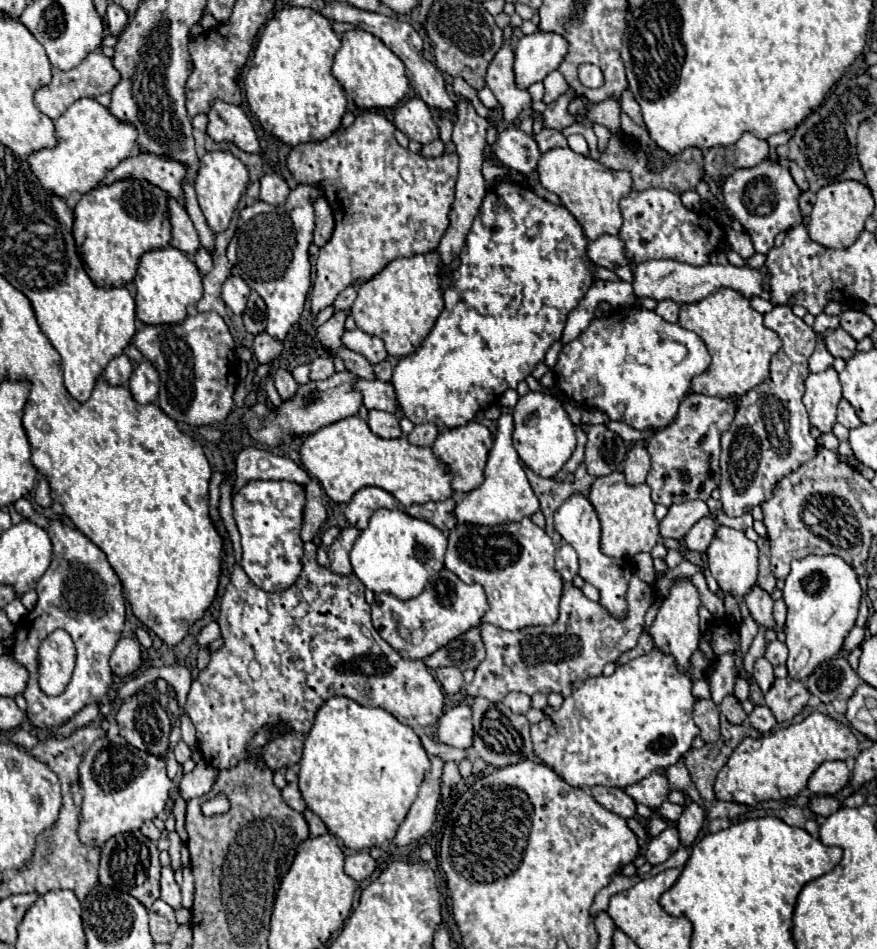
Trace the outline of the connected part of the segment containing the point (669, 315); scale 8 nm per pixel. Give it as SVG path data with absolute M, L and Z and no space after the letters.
M662 300L656 306L656 314L662 316L666 322L672 322L672 324L678 322L678 310L680 310L680 306L672 300Z

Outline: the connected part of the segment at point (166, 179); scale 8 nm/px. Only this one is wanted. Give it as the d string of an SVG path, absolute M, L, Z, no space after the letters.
M136 154L122 160L116 168L112 168L100 182L100 186L126 178L148 180L150 184L162 188L172 198L180 200L180 204L184 204L184 194L180 192L180 180L184 178L184 168L180 168L180 164L172 164L170 160L160 160L158 156Z

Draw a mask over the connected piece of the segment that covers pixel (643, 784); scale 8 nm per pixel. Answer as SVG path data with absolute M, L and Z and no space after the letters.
M652 772L644 780L640 780L640 784L632 784L624 792L634 802L656 810L668 798L670 788L668 788L668 778L662 772Z

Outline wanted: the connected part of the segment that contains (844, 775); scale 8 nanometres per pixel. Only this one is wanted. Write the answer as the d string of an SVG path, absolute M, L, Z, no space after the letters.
M832 760L820 764L820 768L810 776L808 790L816 796L828 796L838 794L842 788L846 788L850 782L850 770L844 762Z

